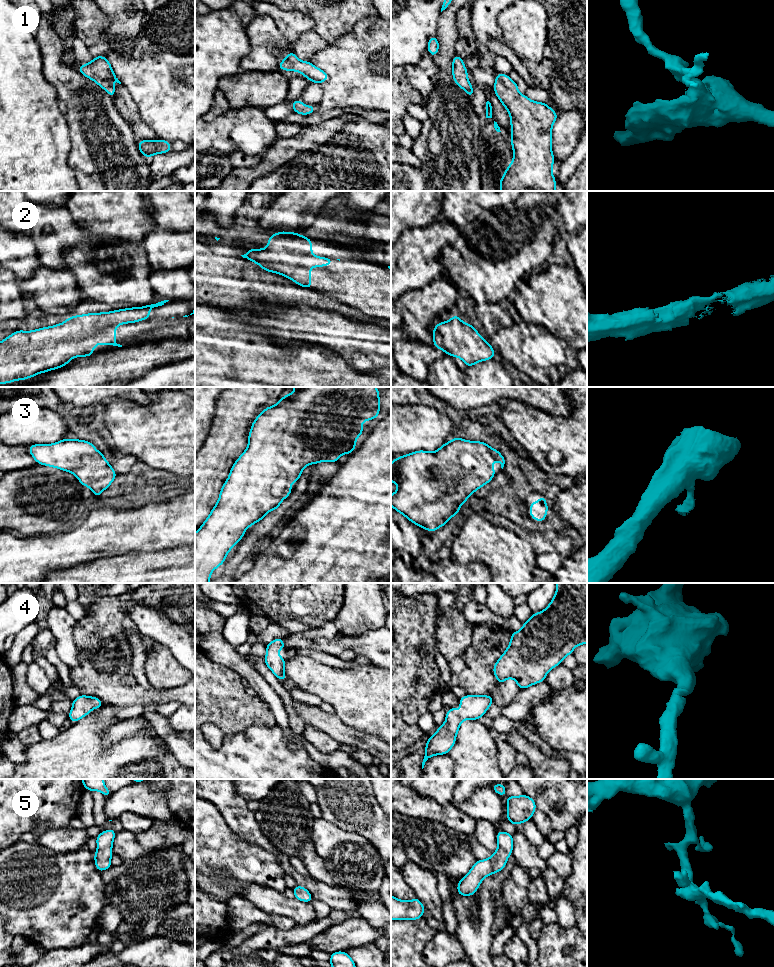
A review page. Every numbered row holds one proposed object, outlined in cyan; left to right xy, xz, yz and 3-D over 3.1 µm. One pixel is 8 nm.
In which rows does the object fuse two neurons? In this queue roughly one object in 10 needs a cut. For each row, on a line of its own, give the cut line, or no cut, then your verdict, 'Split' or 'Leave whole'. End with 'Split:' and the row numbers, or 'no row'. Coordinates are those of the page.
1: No split. Leave whole
2: No split. Leave whole
3: No split. Leave whole
4: No split. Leave whole
5: No split. Leave whole
Split: no row

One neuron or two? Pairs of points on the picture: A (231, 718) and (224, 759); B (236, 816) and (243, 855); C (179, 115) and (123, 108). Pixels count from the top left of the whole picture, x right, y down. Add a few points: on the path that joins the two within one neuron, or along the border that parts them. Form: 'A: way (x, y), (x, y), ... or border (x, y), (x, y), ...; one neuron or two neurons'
A: border (250, 726), (239, 732), (226, 733), (224, 735); two neurons
B: border (224, 819), (239, 836), (261, 847); two neurons
C: border (126, 89), (135, 103), (141, 118); two neurons

